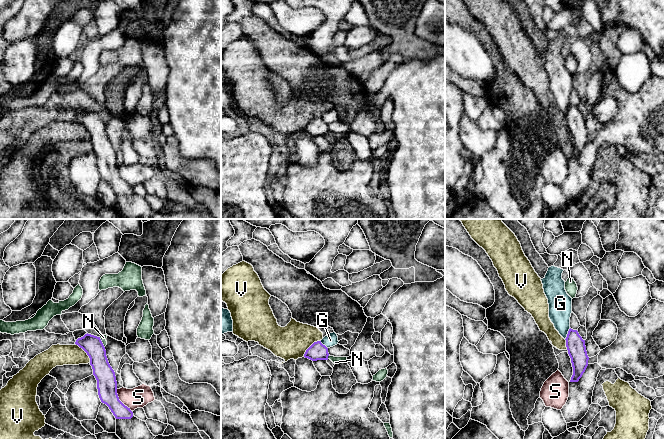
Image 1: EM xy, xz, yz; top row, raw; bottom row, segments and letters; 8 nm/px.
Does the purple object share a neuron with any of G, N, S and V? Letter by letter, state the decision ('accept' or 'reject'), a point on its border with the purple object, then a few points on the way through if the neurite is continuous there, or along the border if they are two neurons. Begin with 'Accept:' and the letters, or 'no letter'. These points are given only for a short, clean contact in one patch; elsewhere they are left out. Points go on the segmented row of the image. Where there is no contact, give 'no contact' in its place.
Accept: no letter
G: reject | yz (567, 334)
N: reject | xz (327, 357) | along xz (329, 355), (327, 358)
S: reject | xy (119, 400)
V: reject | xy (86, 352)

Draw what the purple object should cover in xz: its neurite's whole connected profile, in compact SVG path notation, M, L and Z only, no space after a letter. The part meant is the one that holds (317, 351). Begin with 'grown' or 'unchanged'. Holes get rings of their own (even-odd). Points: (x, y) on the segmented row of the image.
unchanged; M321 341L314 342L305 352L304 357L312 361L328 360L328 348Z

